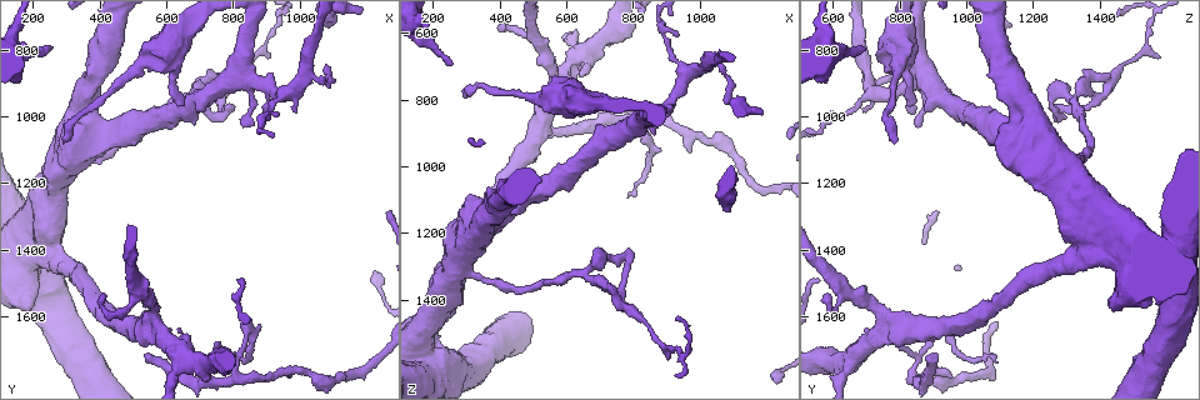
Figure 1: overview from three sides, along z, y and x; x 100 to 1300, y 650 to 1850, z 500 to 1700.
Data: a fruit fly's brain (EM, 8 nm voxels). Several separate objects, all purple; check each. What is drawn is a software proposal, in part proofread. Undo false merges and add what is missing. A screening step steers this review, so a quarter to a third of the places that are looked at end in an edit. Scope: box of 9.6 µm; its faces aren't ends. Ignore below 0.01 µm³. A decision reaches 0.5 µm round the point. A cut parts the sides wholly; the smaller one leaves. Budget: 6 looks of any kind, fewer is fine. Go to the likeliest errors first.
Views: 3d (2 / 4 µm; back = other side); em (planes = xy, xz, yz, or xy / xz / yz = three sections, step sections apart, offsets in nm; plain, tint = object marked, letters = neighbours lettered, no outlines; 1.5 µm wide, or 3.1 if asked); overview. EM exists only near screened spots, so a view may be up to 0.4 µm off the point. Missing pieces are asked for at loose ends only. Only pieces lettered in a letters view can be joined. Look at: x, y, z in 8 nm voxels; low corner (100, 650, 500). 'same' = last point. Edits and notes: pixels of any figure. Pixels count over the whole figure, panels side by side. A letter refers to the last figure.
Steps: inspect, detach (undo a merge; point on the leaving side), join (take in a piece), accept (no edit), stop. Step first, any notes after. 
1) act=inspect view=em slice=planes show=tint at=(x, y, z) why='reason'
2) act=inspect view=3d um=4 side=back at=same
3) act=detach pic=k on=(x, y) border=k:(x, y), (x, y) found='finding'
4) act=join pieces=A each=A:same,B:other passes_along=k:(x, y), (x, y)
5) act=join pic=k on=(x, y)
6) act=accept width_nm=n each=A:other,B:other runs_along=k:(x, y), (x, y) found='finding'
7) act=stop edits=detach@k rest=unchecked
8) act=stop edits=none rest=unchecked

act=inspect view=3d um=4 at=(900, 820, 1570) why='branch stops here'

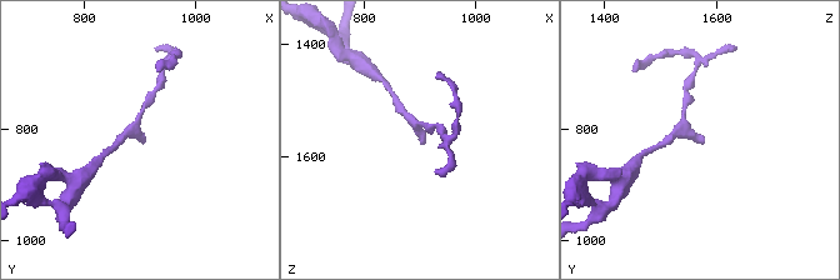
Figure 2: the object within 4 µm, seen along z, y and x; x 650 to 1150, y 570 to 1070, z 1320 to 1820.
act=inspect view=em slice=yz step=8 show=letters at=(905, 820, 1580) why='need the tissue'

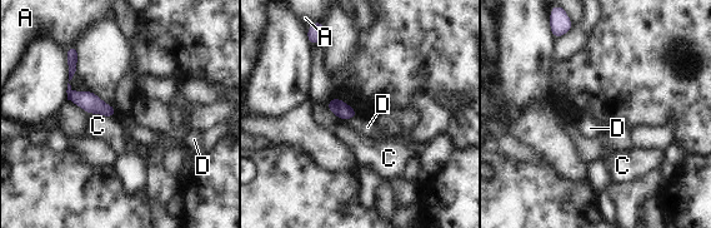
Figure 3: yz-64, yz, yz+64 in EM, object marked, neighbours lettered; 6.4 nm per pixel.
act=accept width_nm=100 each=A:other,C:other,D:other border=3:(357, 115), (344, 120) found='none of them fits'

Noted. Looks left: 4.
act=inspect view=em slice=planes show=plain at=(790, 1730, 1090)

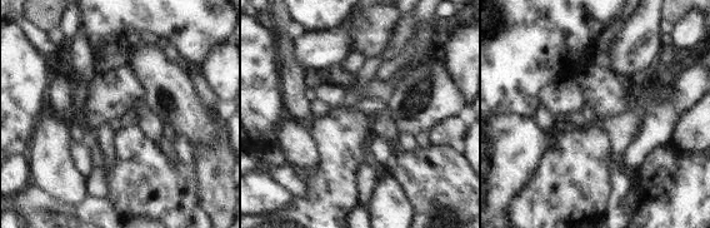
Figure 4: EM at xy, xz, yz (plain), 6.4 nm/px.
act=inspect view=em slice=planes show=letters at=same

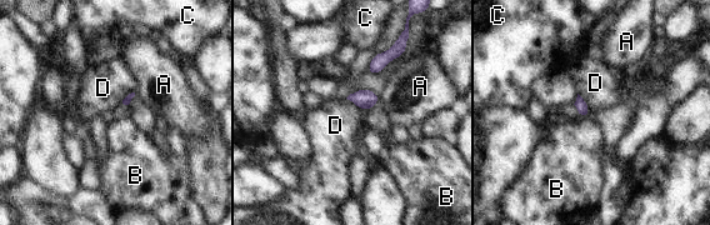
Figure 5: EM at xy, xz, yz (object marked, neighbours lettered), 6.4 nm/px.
act=accept each=A:other,B:other,C:other,D:other border=5:(346, 98), (365, 111) found='no lettered piece goes on from it'

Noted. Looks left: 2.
act=inspect view=3d um=4 side=back at=(750, 1670, 790) why='thin end'

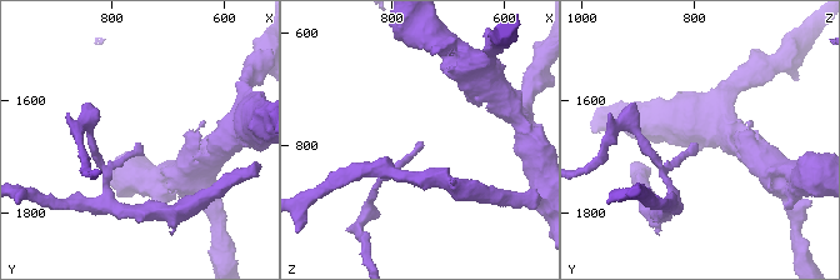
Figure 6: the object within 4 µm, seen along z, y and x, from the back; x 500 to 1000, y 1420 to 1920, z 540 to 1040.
act=inspect view=em slice=planes show=letters at=(755, 1675, 800) why='need the tissue'

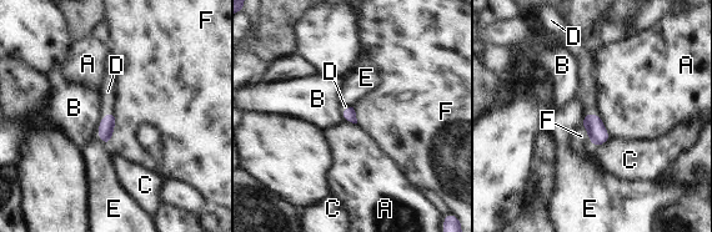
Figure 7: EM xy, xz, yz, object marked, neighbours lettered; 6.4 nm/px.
act=join pieces=D width_nm=80 each=A:other,B:other,C:other,D:same,E:other,F:other passes_along=7:(106, 125), (105, 114), (108, 91) found='it goes on there'

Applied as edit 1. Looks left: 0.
act=stop edits=join@7 rest=unchecked

